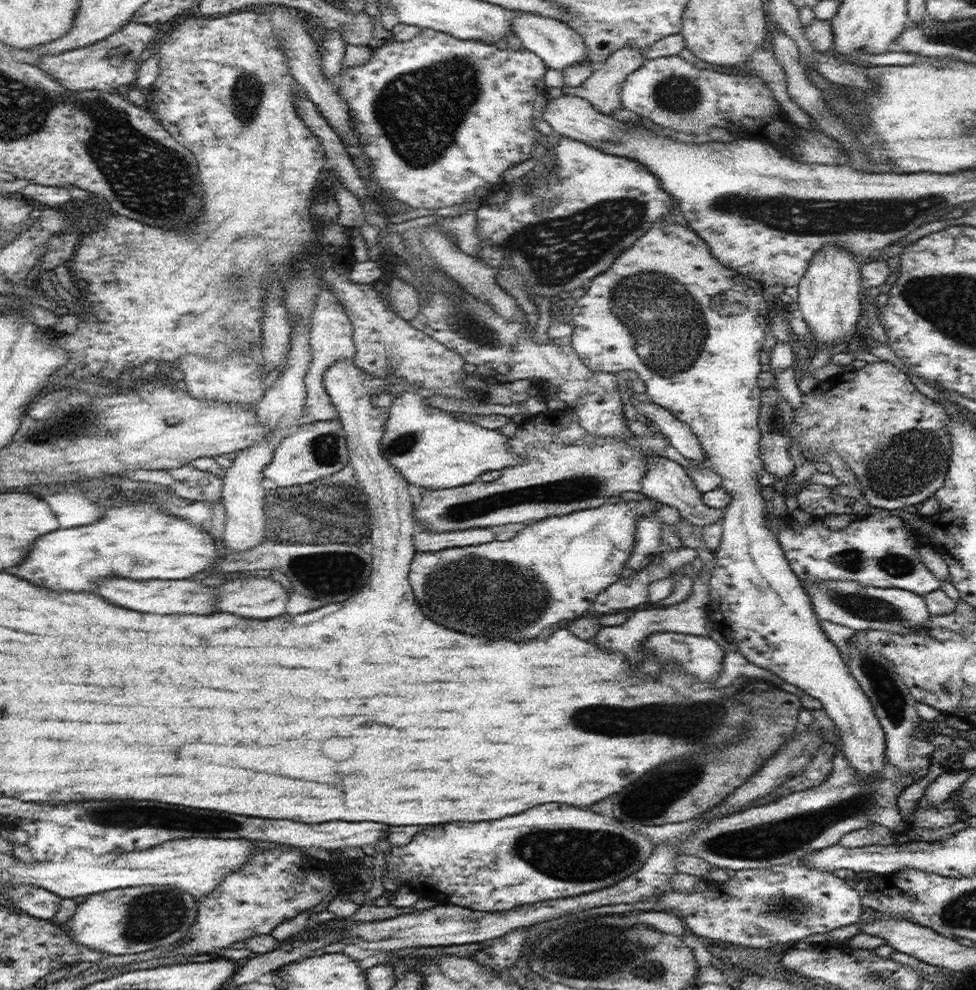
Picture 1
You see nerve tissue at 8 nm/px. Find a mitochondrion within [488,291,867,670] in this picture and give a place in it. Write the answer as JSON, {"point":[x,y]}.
{"point":[775,422]}

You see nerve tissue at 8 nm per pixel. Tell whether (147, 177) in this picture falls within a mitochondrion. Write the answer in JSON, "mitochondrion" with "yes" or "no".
{"mitochondrion":"yes"}

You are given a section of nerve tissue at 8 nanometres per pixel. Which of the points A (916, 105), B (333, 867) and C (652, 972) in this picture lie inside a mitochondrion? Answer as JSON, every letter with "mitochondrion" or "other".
{"A":"other","B":"other","C":"mitochondrion"}

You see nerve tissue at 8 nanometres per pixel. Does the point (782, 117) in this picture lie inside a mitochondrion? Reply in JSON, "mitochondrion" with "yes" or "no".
{"mitochondrion":"no"}

